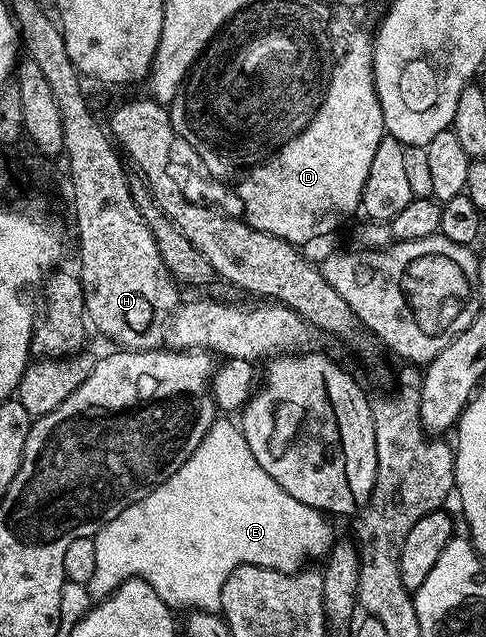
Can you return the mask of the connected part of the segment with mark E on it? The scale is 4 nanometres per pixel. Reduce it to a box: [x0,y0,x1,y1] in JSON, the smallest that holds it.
[98,418,332,612]

